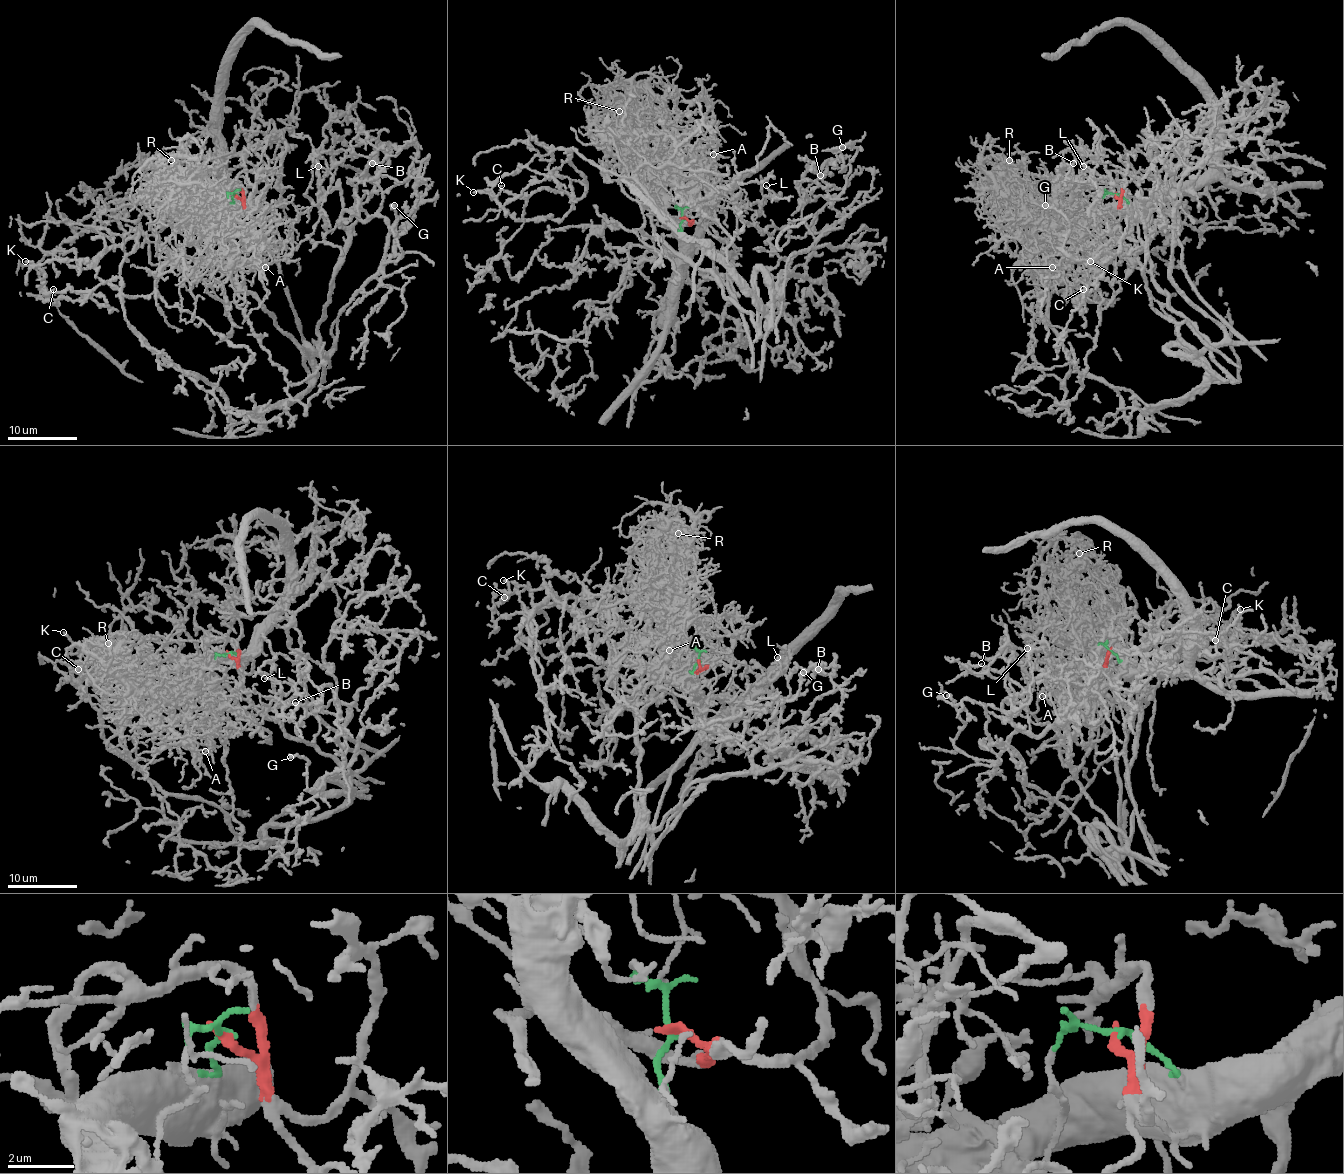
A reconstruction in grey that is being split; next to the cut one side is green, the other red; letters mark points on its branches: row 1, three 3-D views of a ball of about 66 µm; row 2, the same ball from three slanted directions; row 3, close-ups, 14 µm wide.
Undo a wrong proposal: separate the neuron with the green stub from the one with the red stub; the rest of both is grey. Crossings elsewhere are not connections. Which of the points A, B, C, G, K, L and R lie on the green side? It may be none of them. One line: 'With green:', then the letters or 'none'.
With green: A, R

